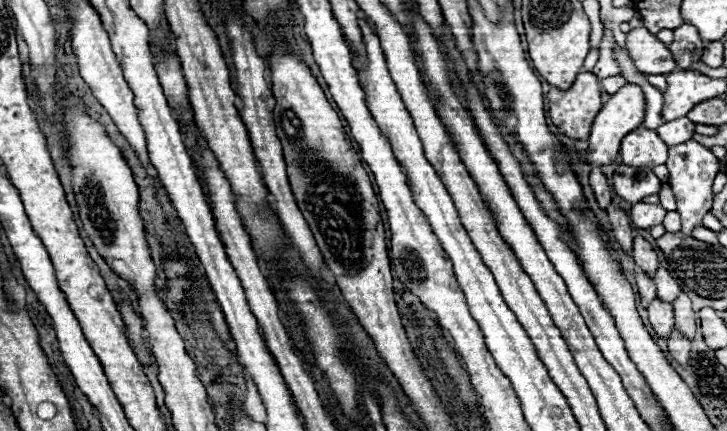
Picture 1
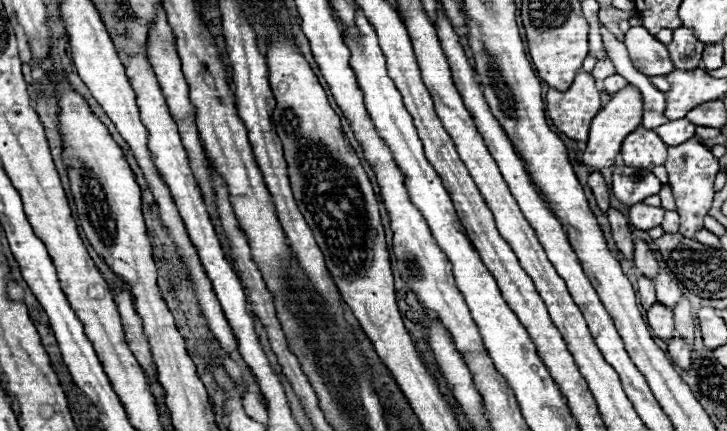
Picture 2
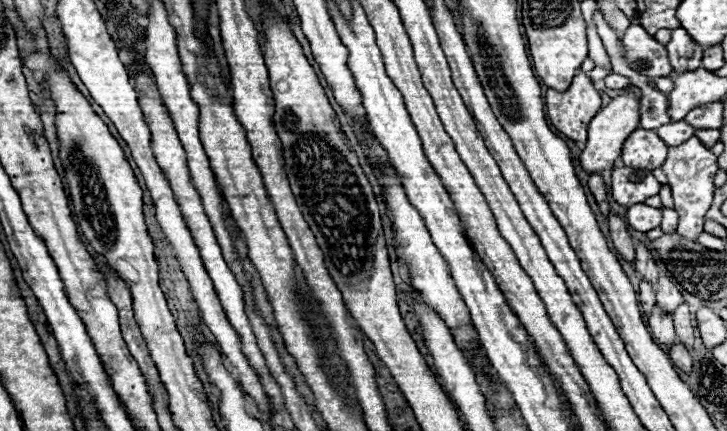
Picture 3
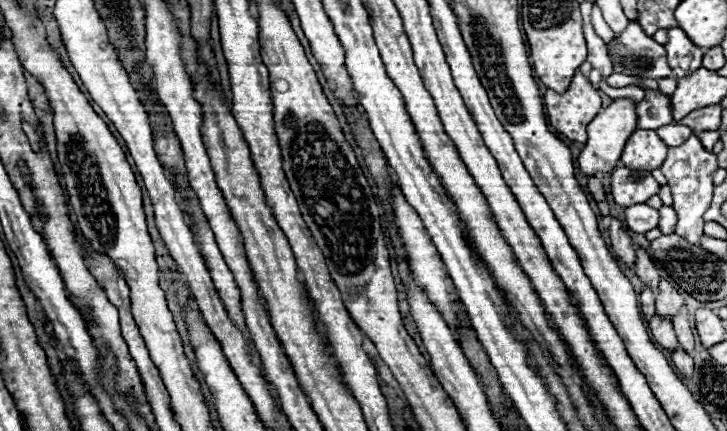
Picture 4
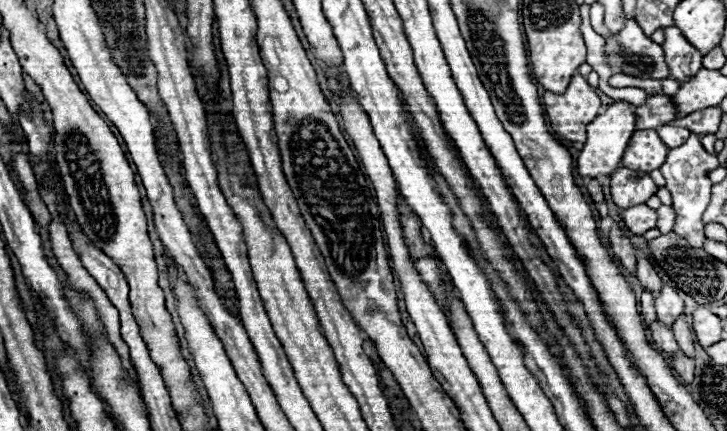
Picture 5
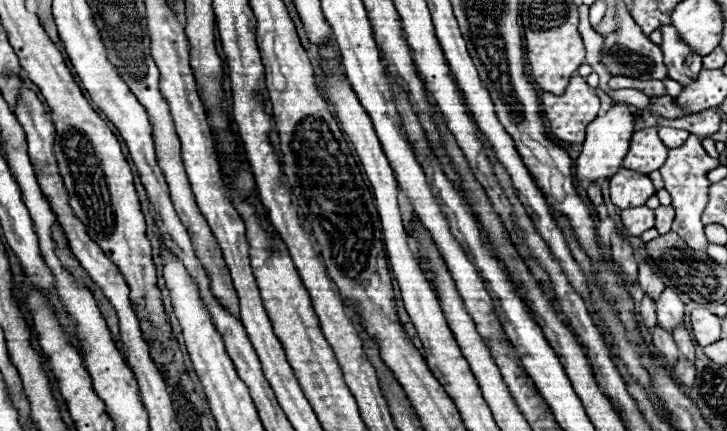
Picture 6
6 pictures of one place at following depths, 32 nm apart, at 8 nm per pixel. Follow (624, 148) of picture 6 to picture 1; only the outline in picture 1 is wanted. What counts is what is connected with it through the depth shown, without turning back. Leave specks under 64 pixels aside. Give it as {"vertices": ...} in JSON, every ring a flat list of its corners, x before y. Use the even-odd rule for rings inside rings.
{"vertices":[[626,84,622,86,616,94,610,96,610,100,602,106,602,110,596,114,592,130,590,130,590,146,586,150,586,162,594,164,594,166,608,166,614,164,614,156,618,156,620,150,620,142,622,138,636,130,640,124,644,122,644,94,640,90,640,86,636,84]]}

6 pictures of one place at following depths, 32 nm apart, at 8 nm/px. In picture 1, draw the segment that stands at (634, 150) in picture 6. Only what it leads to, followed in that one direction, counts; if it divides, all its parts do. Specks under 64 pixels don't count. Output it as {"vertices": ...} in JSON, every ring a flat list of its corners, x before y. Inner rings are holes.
{"vertices":[[636,128,622,140,620,156,622,156,622,164,626,166,654,168,666,162,668,146,656,136,654,130]]}

